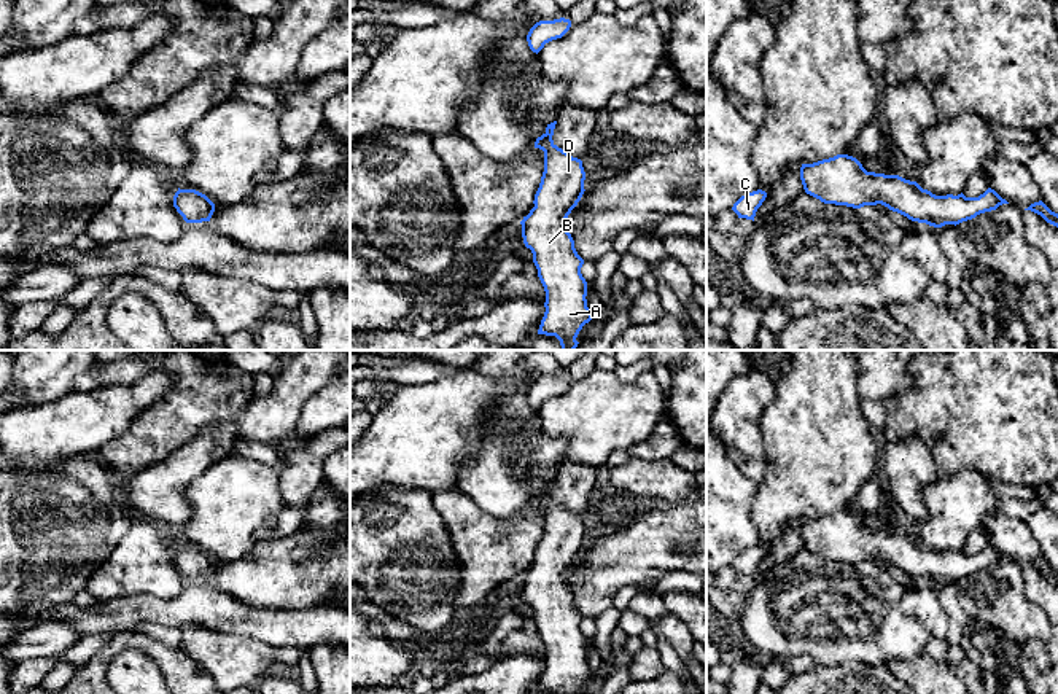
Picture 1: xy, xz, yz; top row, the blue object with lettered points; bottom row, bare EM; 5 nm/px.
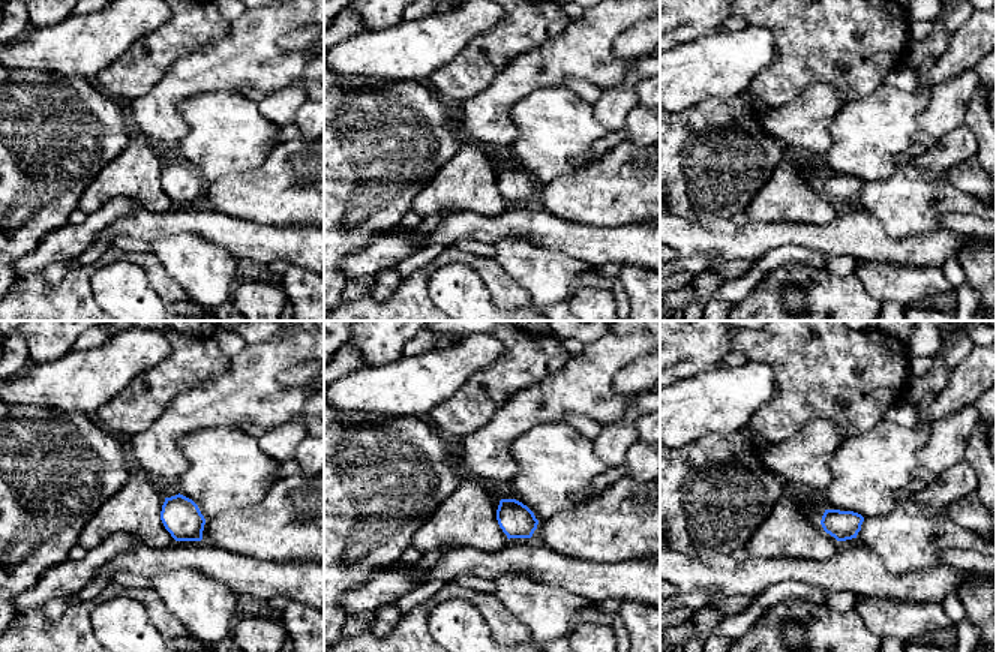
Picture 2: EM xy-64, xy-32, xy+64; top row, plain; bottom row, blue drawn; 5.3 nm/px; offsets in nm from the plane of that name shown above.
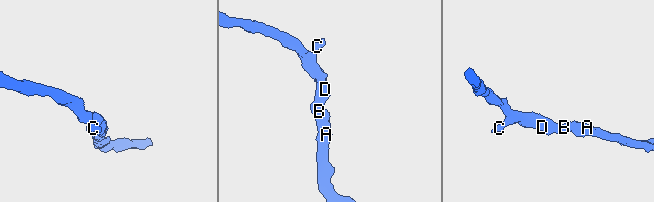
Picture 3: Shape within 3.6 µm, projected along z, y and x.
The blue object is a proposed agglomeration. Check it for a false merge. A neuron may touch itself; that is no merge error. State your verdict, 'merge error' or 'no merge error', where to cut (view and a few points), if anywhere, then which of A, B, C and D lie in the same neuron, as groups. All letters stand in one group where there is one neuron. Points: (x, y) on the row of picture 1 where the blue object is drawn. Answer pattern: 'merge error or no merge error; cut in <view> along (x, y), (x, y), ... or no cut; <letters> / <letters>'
no merge error; no cut; A B C D

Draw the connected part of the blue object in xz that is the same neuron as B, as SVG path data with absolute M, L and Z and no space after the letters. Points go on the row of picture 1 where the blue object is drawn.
M547 124L535 142L535 148L544 151L544 172L535 207L520 224L523 244L533 253L546 291L546 312L538 334L555 336L562 350L574 350L579 344L576 337L592 314L585 299L587 282L581 274L584 259L574 248L566 218L585 191L585 172L581 159L554 143L555 124Z

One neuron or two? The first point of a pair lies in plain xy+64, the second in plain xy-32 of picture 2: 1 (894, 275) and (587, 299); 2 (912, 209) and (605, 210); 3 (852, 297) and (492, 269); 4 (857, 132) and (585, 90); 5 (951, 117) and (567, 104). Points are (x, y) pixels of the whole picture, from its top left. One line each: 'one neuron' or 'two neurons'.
1: two neurons
2: one neuron
3: one neuron
4: two neurons
5: two neurons

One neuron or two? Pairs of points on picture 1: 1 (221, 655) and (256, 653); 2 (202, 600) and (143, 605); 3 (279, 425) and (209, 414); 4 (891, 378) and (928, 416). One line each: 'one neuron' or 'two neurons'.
1: one neuron
2: one neuron
3: two neurons
4: two neurons

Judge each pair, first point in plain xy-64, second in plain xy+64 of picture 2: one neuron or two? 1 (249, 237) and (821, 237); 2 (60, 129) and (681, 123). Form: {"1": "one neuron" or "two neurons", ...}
{"1": "one neuron", "2": "one neuron"}

